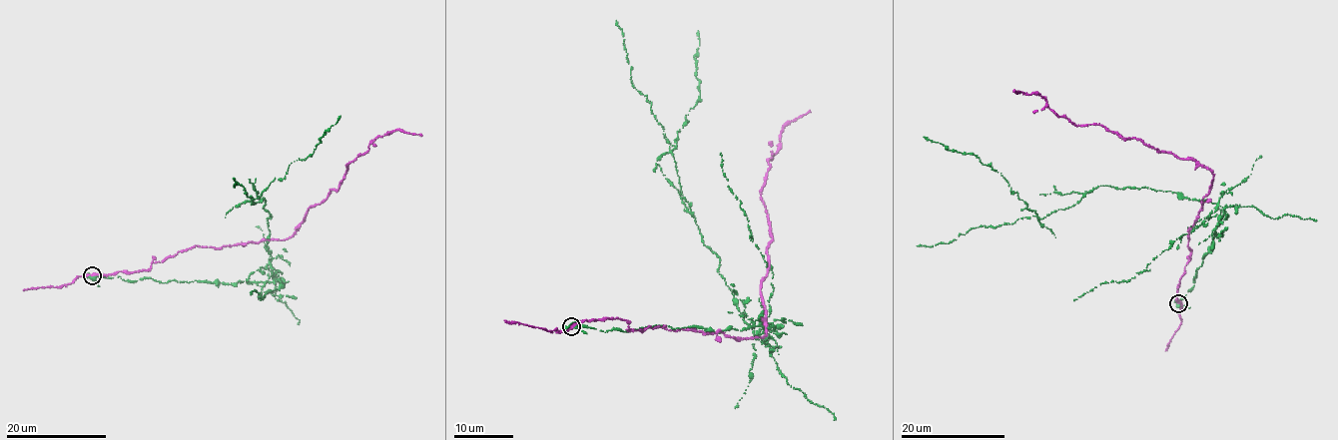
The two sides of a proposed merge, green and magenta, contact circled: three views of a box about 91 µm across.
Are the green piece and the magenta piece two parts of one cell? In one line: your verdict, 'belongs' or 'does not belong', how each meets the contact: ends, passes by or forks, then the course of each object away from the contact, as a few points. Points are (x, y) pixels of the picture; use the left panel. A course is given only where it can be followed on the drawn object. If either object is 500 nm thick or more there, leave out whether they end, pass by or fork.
does not belong | green forks | magenta passes by | green via (92, 275), (267, 282), (272, 217), (266, 200), (252, 203), (290, 165), (313, 154), (340, 116) | magenta via (92, 275), (142, 271), (195, 246), (282, 240), (378, 137), (422, 135)

